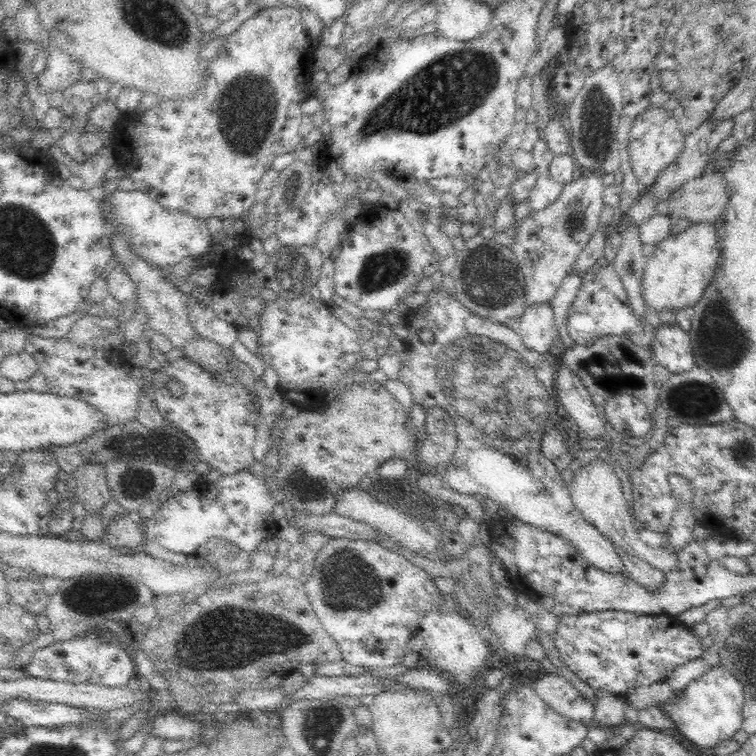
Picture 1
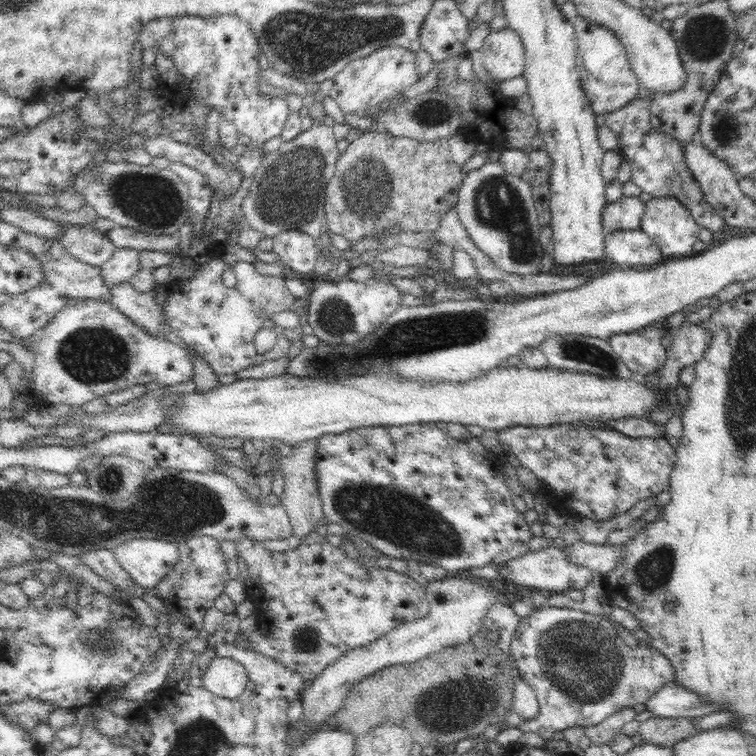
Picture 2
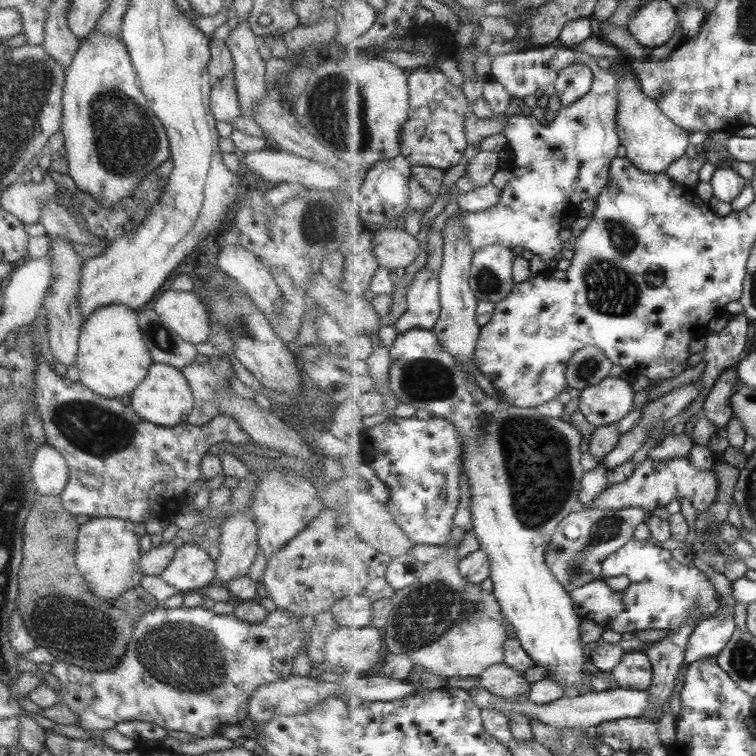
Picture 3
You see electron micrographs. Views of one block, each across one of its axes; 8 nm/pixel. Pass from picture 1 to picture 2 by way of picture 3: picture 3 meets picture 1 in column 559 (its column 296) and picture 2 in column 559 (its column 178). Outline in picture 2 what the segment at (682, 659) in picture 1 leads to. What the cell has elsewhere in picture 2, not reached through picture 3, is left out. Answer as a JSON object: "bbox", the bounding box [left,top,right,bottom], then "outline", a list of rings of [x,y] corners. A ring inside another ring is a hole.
{"bbox":[511,605,676,741],"outline":[[[546,605],[544,608],[540,609],[533,608],[533,611],[528,616],[519,618],[518,626],[516,626],[514,636],[512,637],[511,655],[514,657],[514,663],[518,668],[521,678],[532,687],[538,699],[538,714],[536,714],[534,718],[530,718],[530,720],[523,719],[518,726],[514,727],[519,729],[522,734],[534,732],[546,741],[552,739],[555,732],[566,730],[566,728],[600,724],[600,722],[606,720],[608,716],[619,710],[625,708],[642,709],[645,702],[648,701],[654,693],[657,693],[658,689],[661,689],[666,683],[674,682],[676,673],[676,671],[674,671],[674,665],[670,663],[670,659],[663,652],[658,652],[658,650],[652,648],[644,641],[640,641],[636,646],[626,645],[624,640],[618,635],[612,623],[602,618],[600,615],[594,615],[572,608],[554,607],[550,605]]]}

